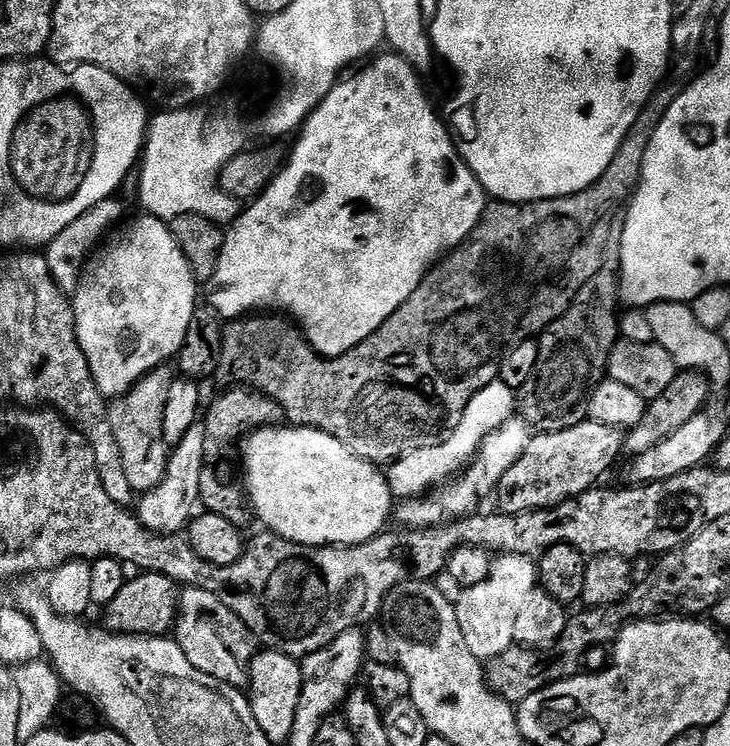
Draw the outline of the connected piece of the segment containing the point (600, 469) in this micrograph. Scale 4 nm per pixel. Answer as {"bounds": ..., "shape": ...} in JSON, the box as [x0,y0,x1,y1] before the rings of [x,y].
{"bounds":[494,422,626,514],"shape":[[[585,422],[557,432],[540,432],[533,435],[518,462],[501,479],[494,500],[500,503],[497,504],[499,511],[506,514],[553,508],[597,487],[625,448],[626,436],[621,429],[595,422]]]}

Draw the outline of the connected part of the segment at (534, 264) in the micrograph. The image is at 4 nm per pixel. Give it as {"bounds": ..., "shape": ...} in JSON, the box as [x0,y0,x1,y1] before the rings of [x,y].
{"bounds":[219,86,677,466],"shape":[[[667,86],[661,87],[653,95],[647,106],[638,114],[632,131],[620,143],[620,148],[614,154],[610,166],[606,166],[606,170],[600,175],[600,179],[595,180],[586,190],[582,190],[578,194],[554,198],[553,200],[535,200],[532,204],[489,203],[488,207],[484,209],[483,218],[478,222],[476,229],[469,234],[468,239],[460,247],[455,248],[453,252],[449,252],[424,277],[423,282],[418,286],[418,290],[414,290],[414,294],[410,294],[410,298],[406,298],[406,302],[402,302],[402,306],[398,306],[398,310],[394,310],[394,314],[390,314],[387,322],[377,332],[370,334],[370,338],[366,338],[361,344],[354,346],[354,350],[335,358],[322,356],[312,349],[307,335],[295,323],[289,322],[276,314],[252,314],[247,318],[231,321],[225,327],[224,349],[220,355],[219,371],[221,373],[225,372],[232,379],[232,382],[237,385],[258,388],[261,392],[273,396],[283,406],[285,417],[293,425],[317,428],[319,432],[329,432],[331,436],[348,445],[357,456],[361,456],[363,460],[368,460],[371,464],[377,466],[391,465],[394,458],[403,456],[405,452],[410,452],[413,448],[425,447],[429,442],[454,431],[462,422],[462,418],[466,414],[466,406],[470,406],[474,394],[481,392],[487,384],[497,383],[505,354],[511,352],[522,341],[531,340],[543,334],[571,306],[576,295],[582,290],[582,286],[586,286],[586,282],[590,282],[590,278],[594,278],[594,274],[598,274],[598,270],[604,265],[606,259],[604,251],[608,248],[608,239],[612,236],[612,227],[615,224],[617,227],[618,217],[625,211],[626,205],[631,201],[633,192],[636,191],[640,184],[646,150],[654,138],[654,130],[658,130],[666,110],[670,110],[670,106],[675,102],[677,95],[677,89],[667,88]]]}

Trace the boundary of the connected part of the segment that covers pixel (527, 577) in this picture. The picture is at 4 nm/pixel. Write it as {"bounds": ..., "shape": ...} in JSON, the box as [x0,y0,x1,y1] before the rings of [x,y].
{"bounds":[455,554,538,662],"shape":[[[500,554],[492,561],[492,572],[486,582],[478,582],[478,586],[463,589],[455,601],[458,622],[462,626],[462,634],[466,638],[466,646],[474,650],[481,662],[493,660],[507,648],[516,644],[516,627],[518,614],[522,606],[526,606],[526,598],[537,591],[538,564],[530,556],[512,556]]]}

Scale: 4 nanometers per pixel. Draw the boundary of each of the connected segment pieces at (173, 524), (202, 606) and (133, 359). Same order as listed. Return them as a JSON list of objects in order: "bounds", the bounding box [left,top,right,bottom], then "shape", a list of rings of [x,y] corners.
[{"bounds":[138,424,207,534],"shape":[[[197,424],[187,431],[179,444],[171,449],[168,470],[162,478],[162,482],[157,488],[151,488],[150,491],[139,497],[138,515],[148,527],[149,532],[180,534],[191,525],[198,512],[196,504],[198,508],[201,503],[200,487],[206,471],[207,447],[206,426]]]},{"bounds":[174,587,258,689],"shape":[[[185,587],[180,594],[180,618],[174,639],[190,662],[207,676],[221,680],[232,688],[247,689],[252,683],[252,659],[258,651],[252,631],[224,605],[213,592]]]},{"bounds":[74,214,198,398],"shape":[[[144,214],[141,217],[141,220],[136,220],[133,224],[125,223],[105,239],[94,259],[84,265],[80,284],[74,293],[76,333],[86,354],[92,377],[105,398],[125,396],[143,376],[175,361],[186,342],[190,322],[198,307],[198,281],[192,273],[192,267],[188,265],[186,254],[182,254],[171,227],[156,216]]]}]

